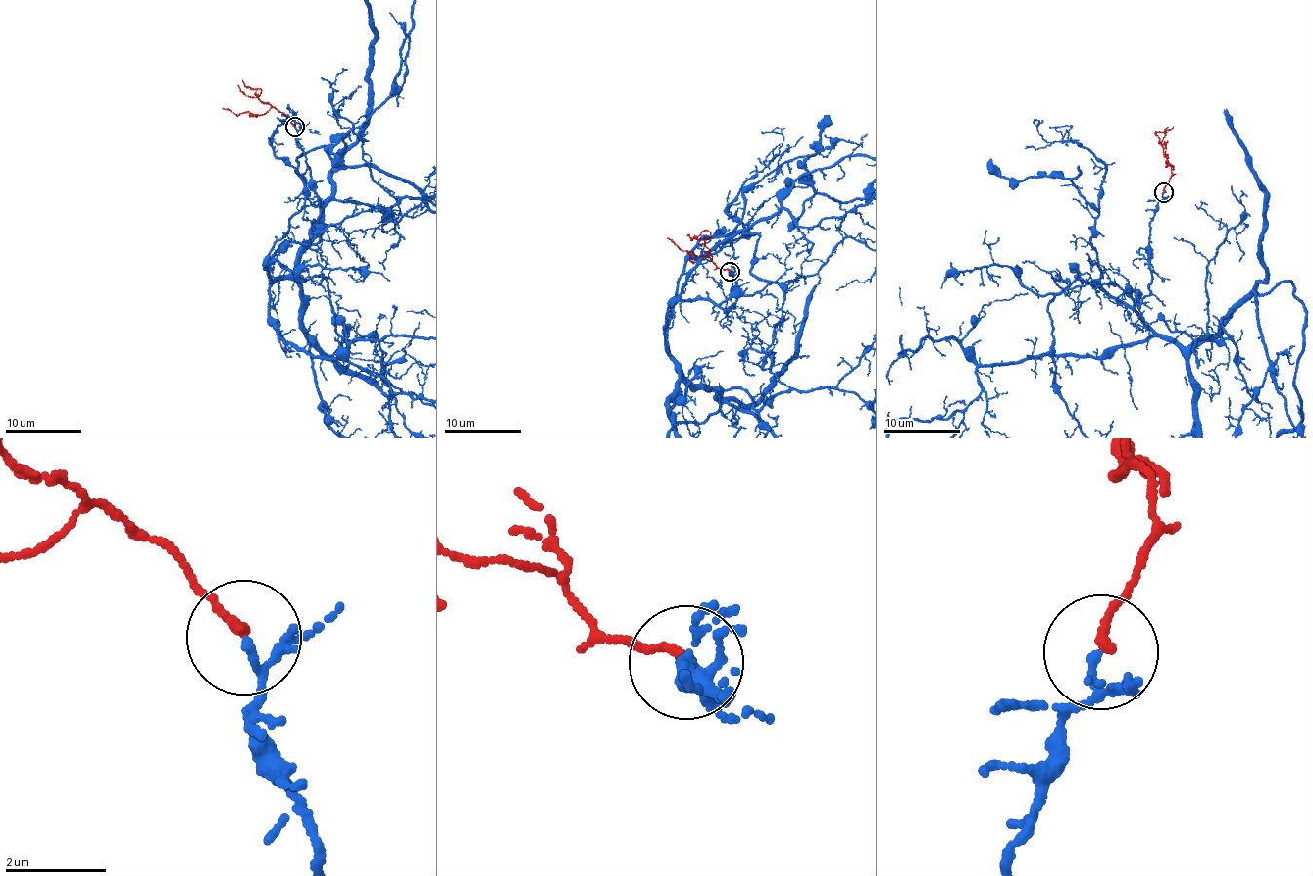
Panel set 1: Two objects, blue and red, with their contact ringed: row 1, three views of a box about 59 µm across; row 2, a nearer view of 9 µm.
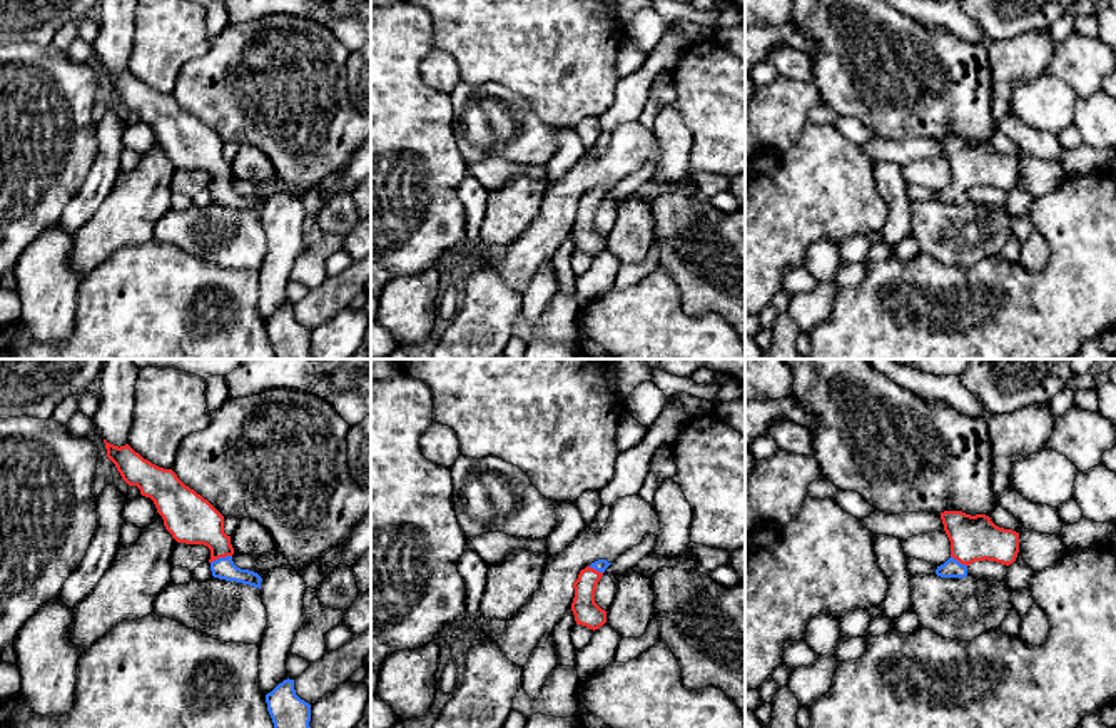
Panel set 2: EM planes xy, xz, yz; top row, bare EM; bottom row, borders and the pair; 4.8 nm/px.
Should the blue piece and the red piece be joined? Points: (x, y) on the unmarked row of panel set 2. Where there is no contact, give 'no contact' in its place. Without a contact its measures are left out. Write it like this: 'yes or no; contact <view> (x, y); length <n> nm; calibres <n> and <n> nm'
yes; contact xy (221, 184); length 110 nm; calibres 110 and 240 nm

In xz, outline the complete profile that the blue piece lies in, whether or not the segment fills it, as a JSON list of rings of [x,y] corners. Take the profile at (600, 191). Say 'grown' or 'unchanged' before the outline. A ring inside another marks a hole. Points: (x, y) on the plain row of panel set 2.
grown; [[[598,185],[580,197],[578,205],[573,209],[575,224],[571,237],[576,250],[590,255],[598,255],[606,249],[606,237],[595,229],[596,210],[601,205],[605,195],[610,192],[606,185]]]

